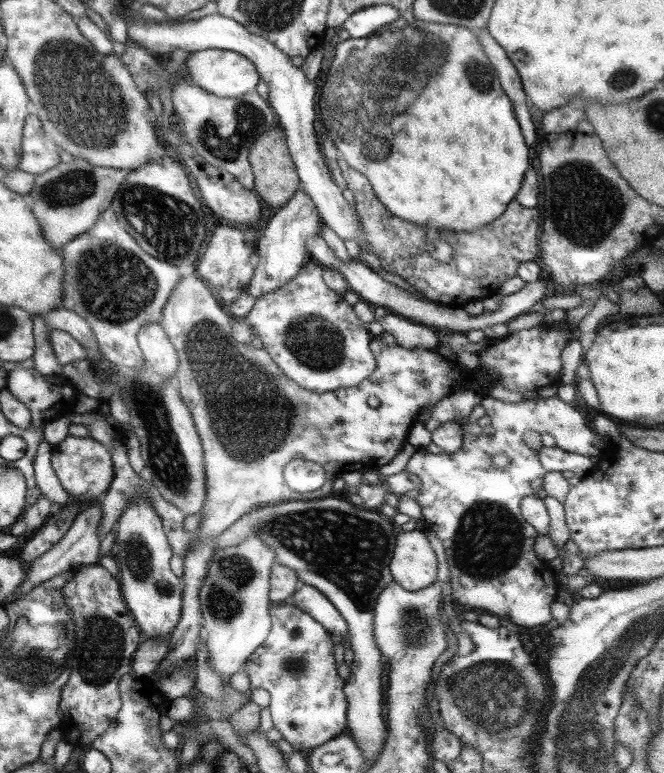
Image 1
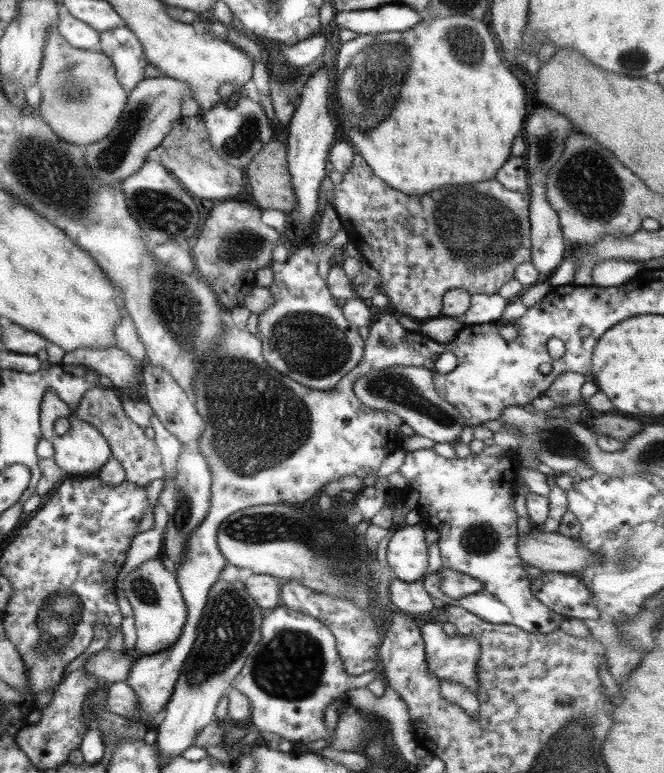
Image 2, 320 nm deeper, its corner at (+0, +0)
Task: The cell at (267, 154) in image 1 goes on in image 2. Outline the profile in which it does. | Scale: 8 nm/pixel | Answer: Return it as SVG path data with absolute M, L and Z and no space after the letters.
M277 142L265 145L245 168L245 180L251 198L259 210L280 210L293 213L295 198L291 175L285 162L285 148Z

